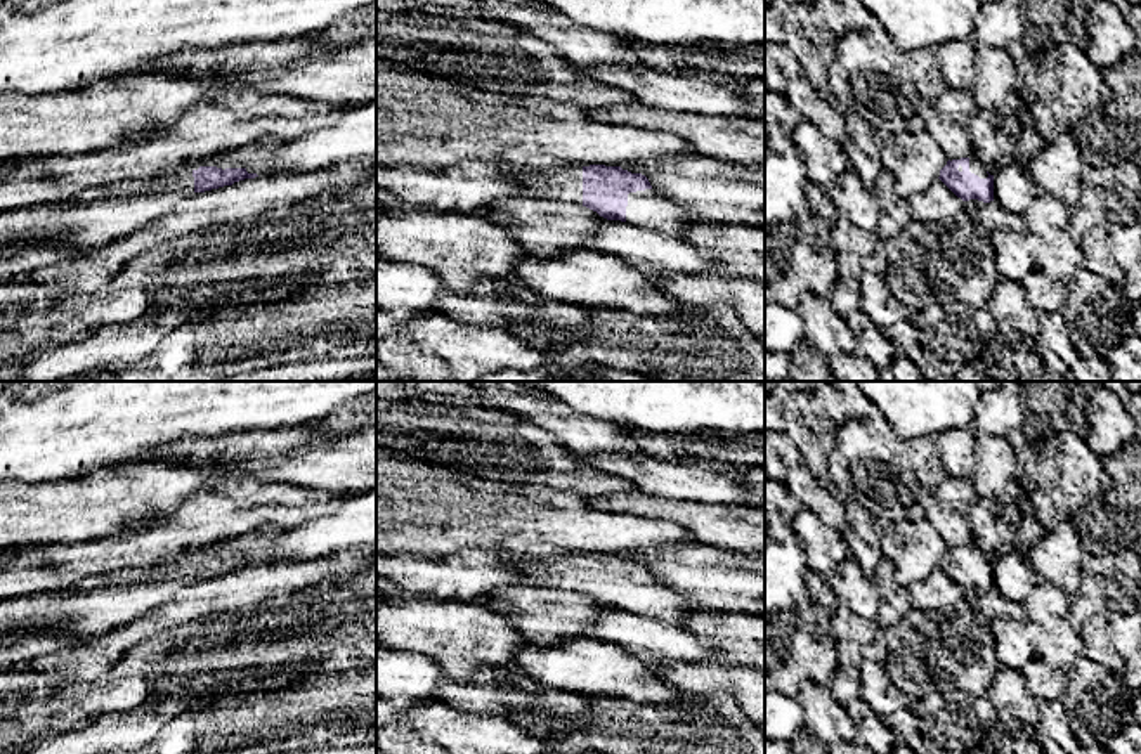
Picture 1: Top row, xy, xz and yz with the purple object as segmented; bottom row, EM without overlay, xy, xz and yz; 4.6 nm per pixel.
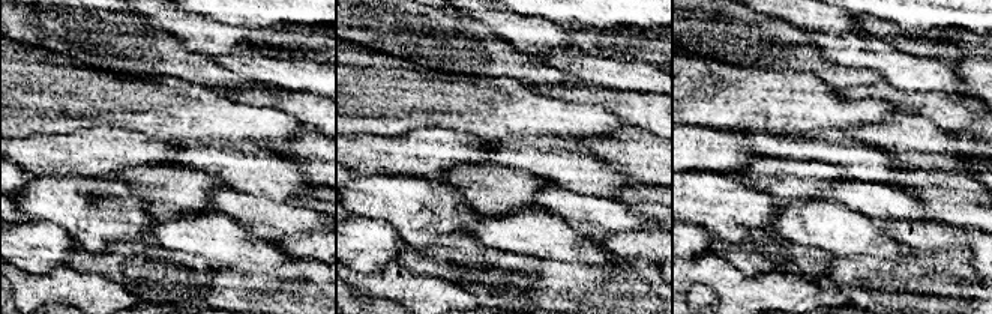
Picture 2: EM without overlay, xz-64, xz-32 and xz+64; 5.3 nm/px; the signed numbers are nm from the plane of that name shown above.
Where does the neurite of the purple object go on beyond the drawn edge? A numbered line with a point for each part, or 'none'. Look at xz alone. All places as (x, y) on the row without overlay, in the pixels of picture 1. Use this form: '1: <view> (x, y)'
1: xz (566, 572)
2: xz (645, 597)

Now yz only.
1: yz (975, 553)

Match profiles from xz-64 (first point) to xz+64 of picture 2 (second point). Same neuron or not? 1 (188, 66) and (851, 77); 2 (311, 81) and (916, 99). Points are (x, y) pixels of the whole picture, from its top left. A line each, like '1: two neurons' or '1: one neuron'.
1: one neuron
2: two neurons

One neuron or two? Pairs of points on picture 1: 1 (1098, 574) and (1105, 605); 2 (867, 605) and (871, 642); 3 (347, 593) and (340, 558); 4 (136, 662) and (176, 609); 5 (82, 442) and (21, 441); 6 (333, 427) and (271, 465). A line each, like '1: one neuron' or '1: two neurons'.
1: one neuron
2: two neurons
3: two neurons
4: two neurons
5: one neuron
6: two neurons

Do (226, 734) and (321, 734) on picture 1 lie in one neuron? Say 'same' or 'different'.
same

